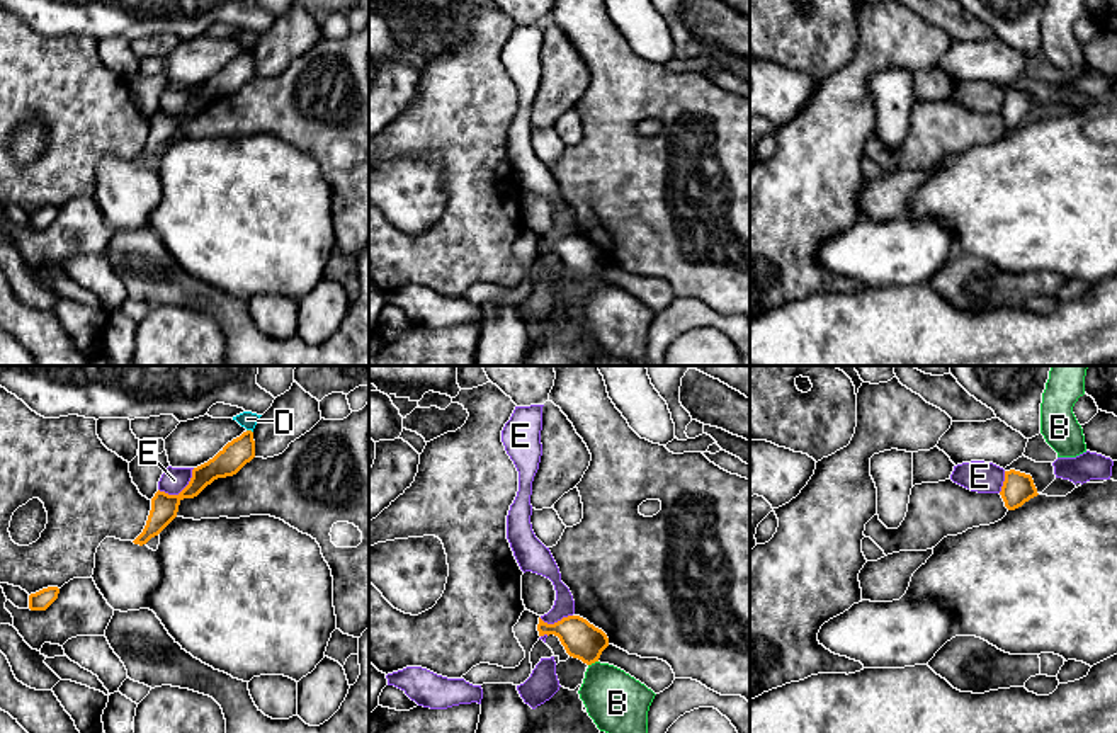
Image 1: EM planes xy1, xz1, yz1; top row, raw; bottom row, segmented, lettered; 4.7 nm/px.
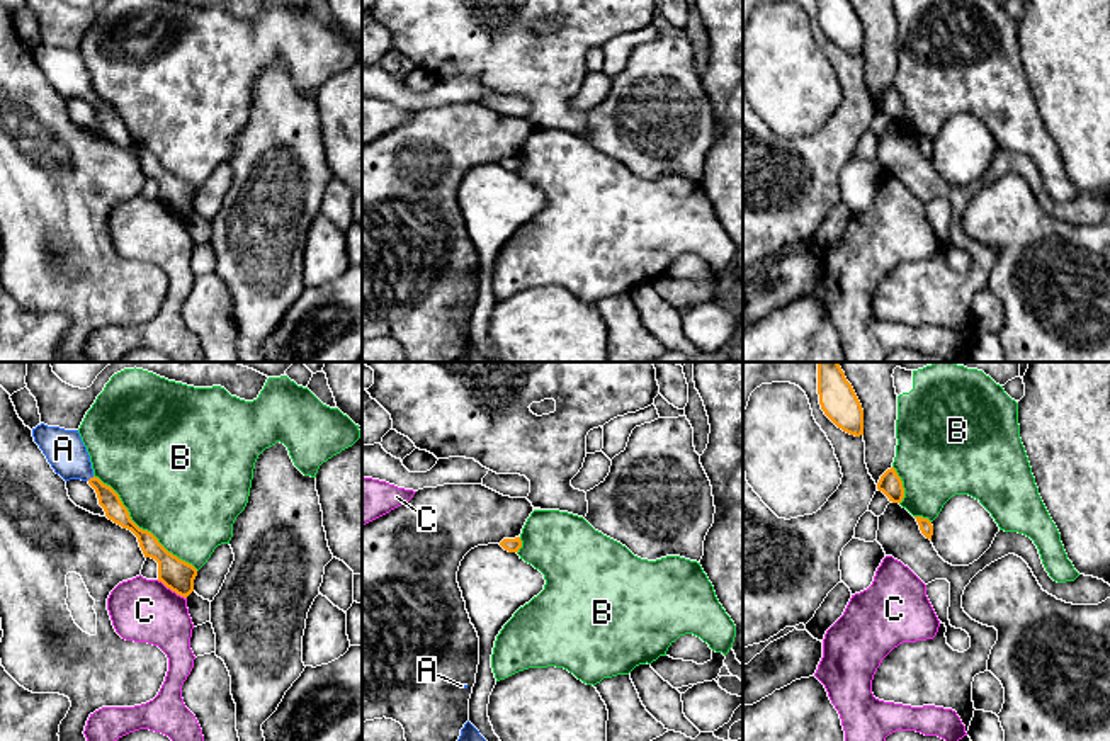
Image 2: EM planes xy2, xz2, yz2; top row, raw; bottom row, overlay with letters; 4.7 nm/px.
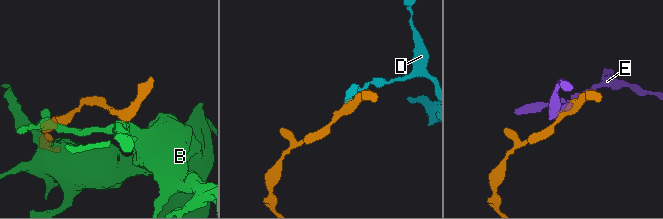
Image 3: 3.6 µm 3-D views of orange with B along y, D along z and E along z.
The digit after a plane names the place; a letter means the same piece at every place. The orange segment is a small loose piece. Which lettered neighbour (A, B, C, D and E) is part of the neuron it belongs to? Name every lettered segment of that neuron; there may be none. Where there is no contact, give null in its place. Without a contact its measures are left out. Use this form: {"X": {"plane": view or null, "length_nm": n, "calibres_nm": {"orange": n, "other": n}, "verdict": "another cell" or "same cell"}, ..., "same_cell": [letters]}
{"A": {"plane": "xy2", "length_nm": 40, "calibres_nm": {"orange": 100, "other": 190}, "verdict": "same cell"}, "B": {"plane": "xy2", "length_nm": 650, "calibres_nm": {"orange": 140, "other": 480}, "verdict": "another cell"}, "C": {"plane": "xy2", "length_nm": 170, "calibres_nm": {"orange": 150, "other": 300}, "verdict": "another cell"}, "D": {"plane": "xy1", "length_nm": 40, "calibres_nm": {"orange": 140, "other": 80}, "verdict": "another cell"}, "E": {"plane": "xy1", "length_nm": 200, "calibres_nm": {"orange": 130, "other": 120}, "verdict": "another cell"}, "same_cell": ["A"]}

